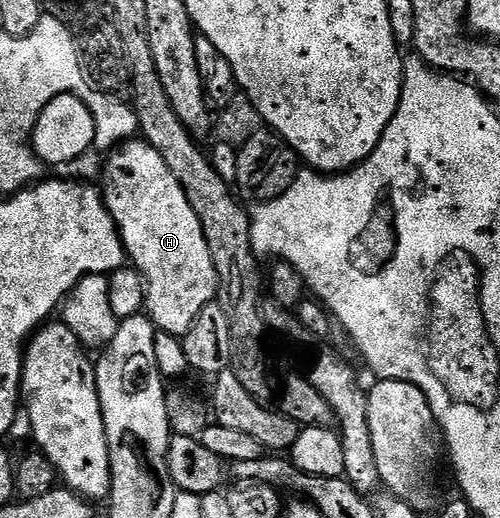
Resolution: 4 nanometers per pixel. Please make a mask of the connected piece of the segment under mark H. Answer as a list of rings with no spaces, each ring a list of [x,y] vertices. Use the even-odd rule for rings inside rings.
[[[141,138],[126,143],[117,151],[121,150],[122,152],[115,153],[105,164],[105,204],[117,224],[117,232],[125,247],[126,257],[145,279],[145,307],[149,319],[160,331],[181,338],[195,322],[203,306],[214,303],[217,294],[217,271],[211,258],[209,243],[183,186],[176,180],[175,175],[171,174],[159,151]]]

